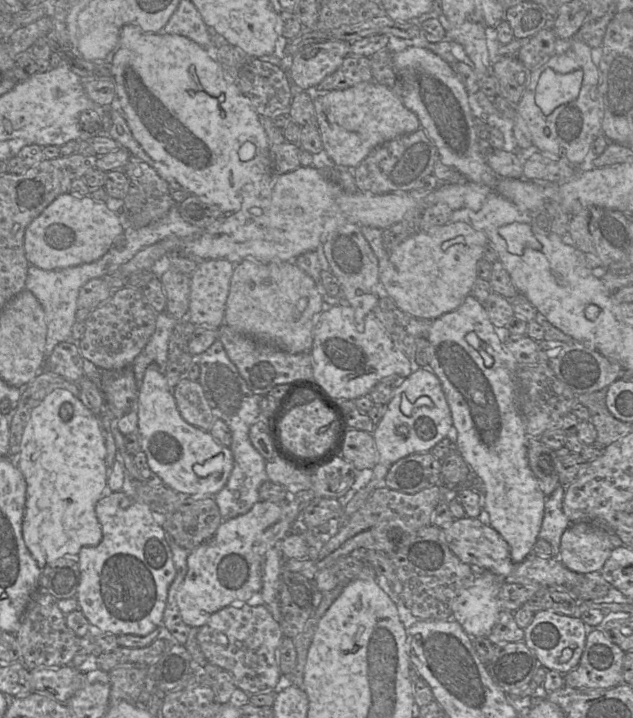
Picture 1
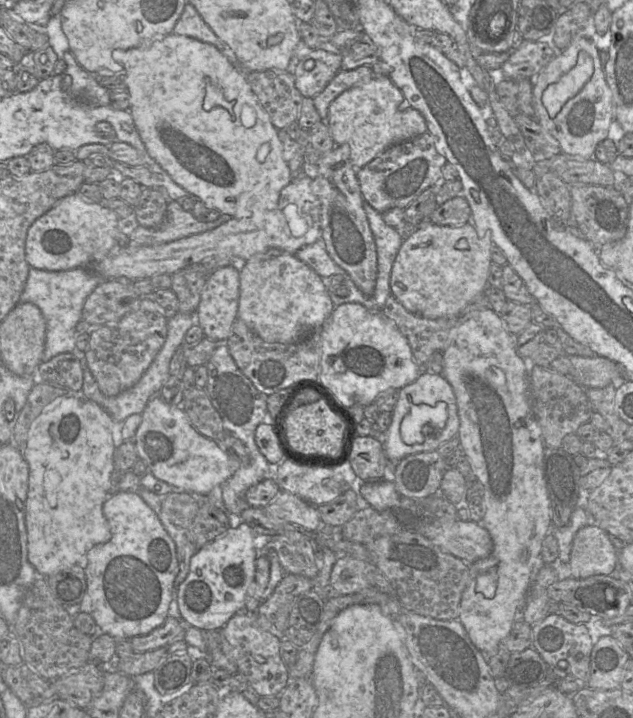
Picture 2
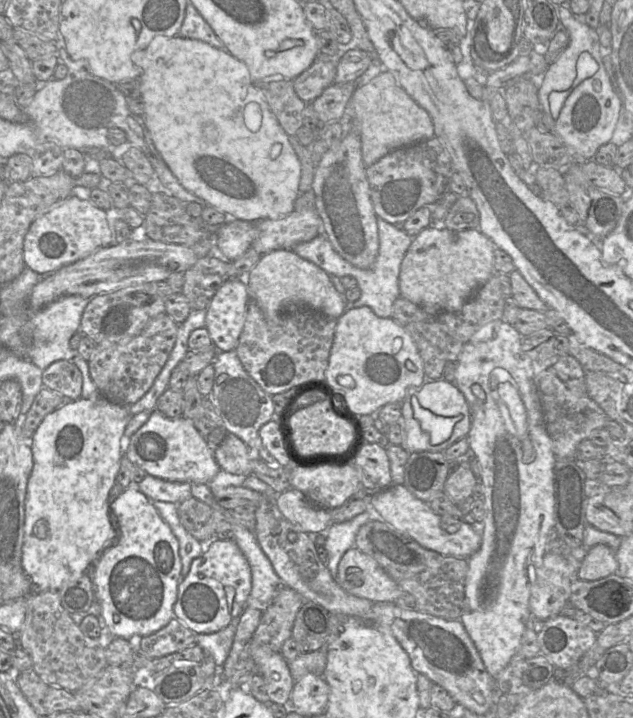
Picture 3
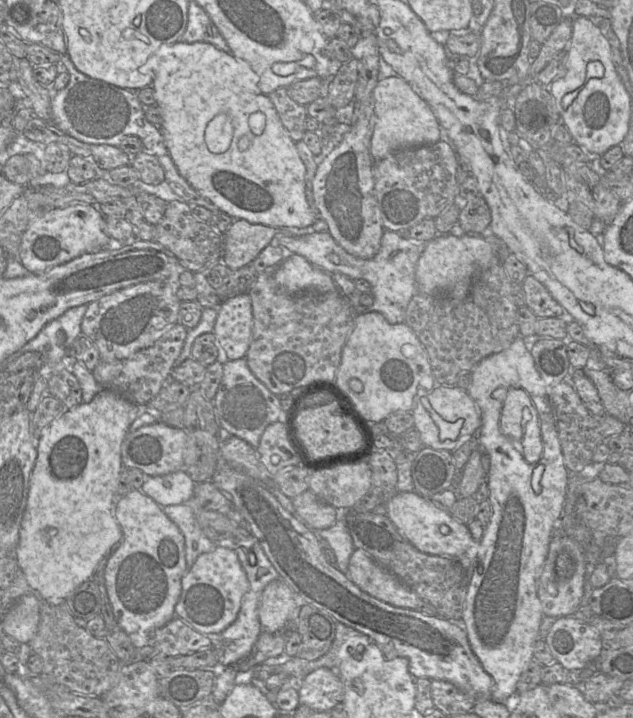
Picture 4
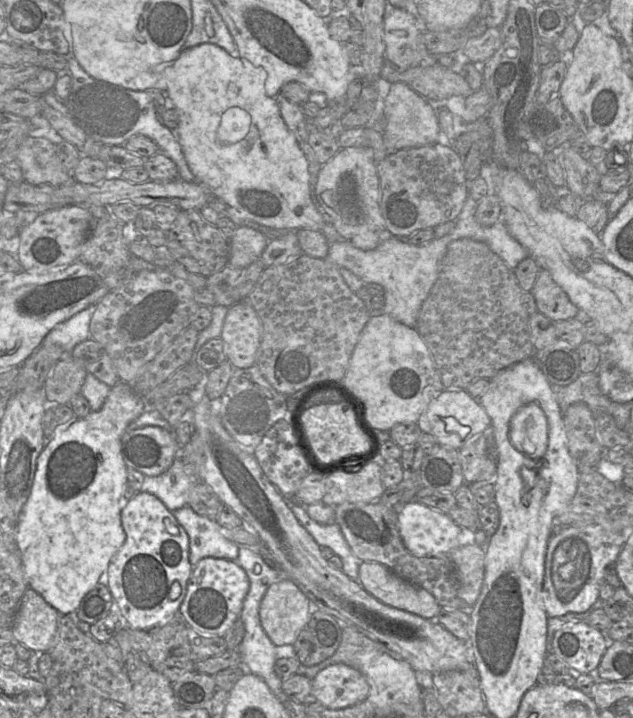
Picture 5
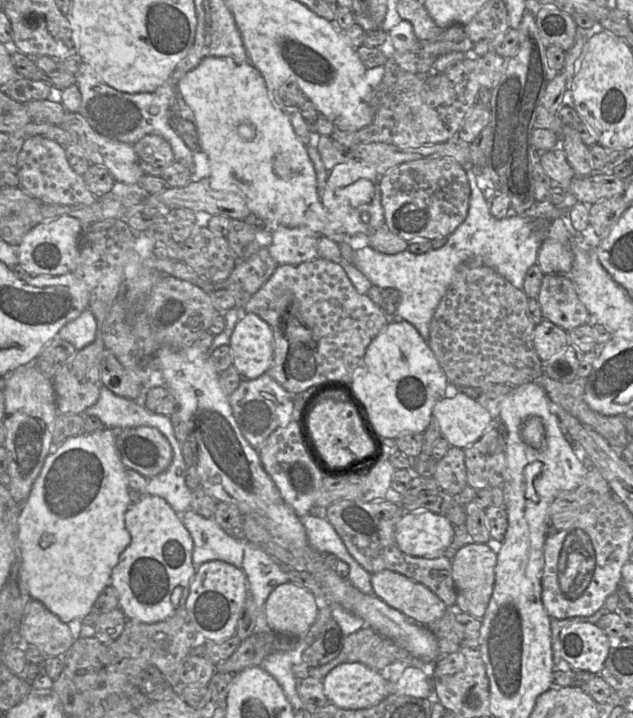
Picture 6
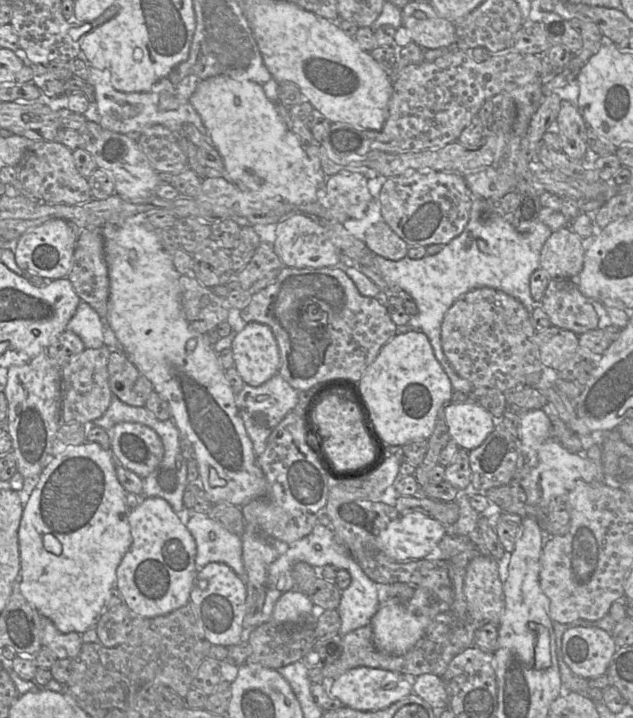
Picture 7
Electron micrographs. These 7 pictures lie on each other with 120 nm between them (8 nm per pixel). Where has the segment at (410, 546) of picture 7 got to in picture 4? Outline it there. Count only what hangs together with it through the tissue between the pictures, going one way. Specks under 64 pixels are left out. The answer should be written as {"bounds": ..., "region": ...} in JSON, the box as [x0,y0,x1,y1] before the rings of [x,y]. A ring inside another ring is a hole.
{"bounds":[385,491,474,557],"region":[[[416,491],[398,492],[389,495],[385,502],[386,515],[398,532],[419,551],[441,557],[458,557],[472,552],[474,542],[468,526],[458,521],[449,512],[435,507]]]}

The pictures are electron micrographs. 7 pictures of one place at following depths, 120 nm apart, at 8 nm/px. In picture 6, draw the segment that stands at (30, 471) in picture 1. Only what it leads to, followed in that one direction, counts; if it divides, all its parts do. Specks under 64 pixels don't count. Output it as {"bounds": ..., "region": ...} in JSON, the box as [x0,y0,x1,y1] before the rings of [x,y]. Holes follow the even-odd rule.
{"bounds":[18,428,131,624],"region":[[[103,428],[90,434],[84,433],[68,439],[55,453],[47,455],[29,496],[21,504],[22,507],[18,517],[18,538],[23,563],[23,581],[30,596],[40,601],[51,613],[66,624],[74,619],[83,620],[89,614],[95,600],[109,584],[112,569],[117,565],[120,554],[131,543],[131,535],[125,526],[125,513],[130,507],[129,483],[126,476],[126,467],[116,446],[116,437],[116,430]]]}

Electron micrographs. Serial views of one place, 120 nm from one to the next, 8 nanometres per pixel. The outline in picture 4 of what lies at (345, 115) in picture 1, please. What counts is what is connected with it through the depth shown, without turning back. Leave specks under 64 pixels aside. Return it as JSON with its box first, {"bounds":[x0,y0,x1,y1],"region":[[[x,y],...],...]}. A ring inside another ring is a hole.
{"bounds":[370,77,440,161],"region":[[[401,77],[380,80],[373,91],[374,128],[370,153],[377,161],[404,148],[434,144],[440,140],[440,124],[430,106]]]}

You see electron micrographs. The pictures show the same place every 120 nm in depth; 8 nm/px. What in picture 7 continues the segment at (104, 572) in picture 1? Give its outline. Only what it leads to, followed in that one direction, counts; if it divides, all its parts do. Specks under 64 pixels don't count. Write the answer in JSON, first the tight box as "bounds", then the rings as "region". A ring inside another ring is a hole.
{"bounds":[116,497,197,618],"region":[[[140,497],[140,504],[130,512],[129,514],[130,532],[133,538],[132,545],[122,558],[117,570],[116,570],[116,588],[120,591],[124,598],[124,604],[131,610],[135,617],[153,618],[156,616],[166,615],[174,610],[185,606],[189,603],[190,592],[192,590],[194,580],[197,574],[195,557],[197,553],[197,545],[194,537],[188,530],[188,528],[182,523],[178,515],[174,512],[170,504],[160,497]]]}

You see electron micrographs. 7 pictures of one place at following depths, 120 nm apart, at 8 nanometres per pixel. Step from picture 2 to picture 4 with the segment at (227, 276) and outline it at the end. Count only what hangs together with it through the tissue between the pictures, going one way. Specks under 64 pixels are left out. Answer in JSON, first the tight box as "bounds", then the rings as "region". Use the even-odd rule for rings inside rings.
{"bounds":[213,293,253,360],"region":[[[248,293],[221,303],[213,333],[229,360],[245,358],[253,333],[252,302]]]}

